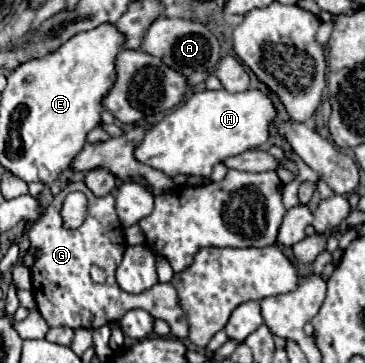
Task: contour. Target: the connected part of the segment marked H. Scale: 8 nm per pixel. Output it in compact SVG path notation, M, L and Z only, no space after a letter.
M199 90L145 134L135 156L143 164L157 168L171 178L177 174L207 178L217 162L265 144L275 120L277 108L271 102L271 96L263 90Z

